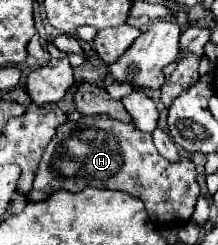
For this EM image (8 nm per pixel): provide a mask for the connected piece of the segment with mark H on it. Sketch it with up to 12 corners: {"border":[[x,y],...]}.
{"border":[[111,117],[57,127],[31,201],[119,189],[157,229],[185,225],[199,197],[189,157]]}

